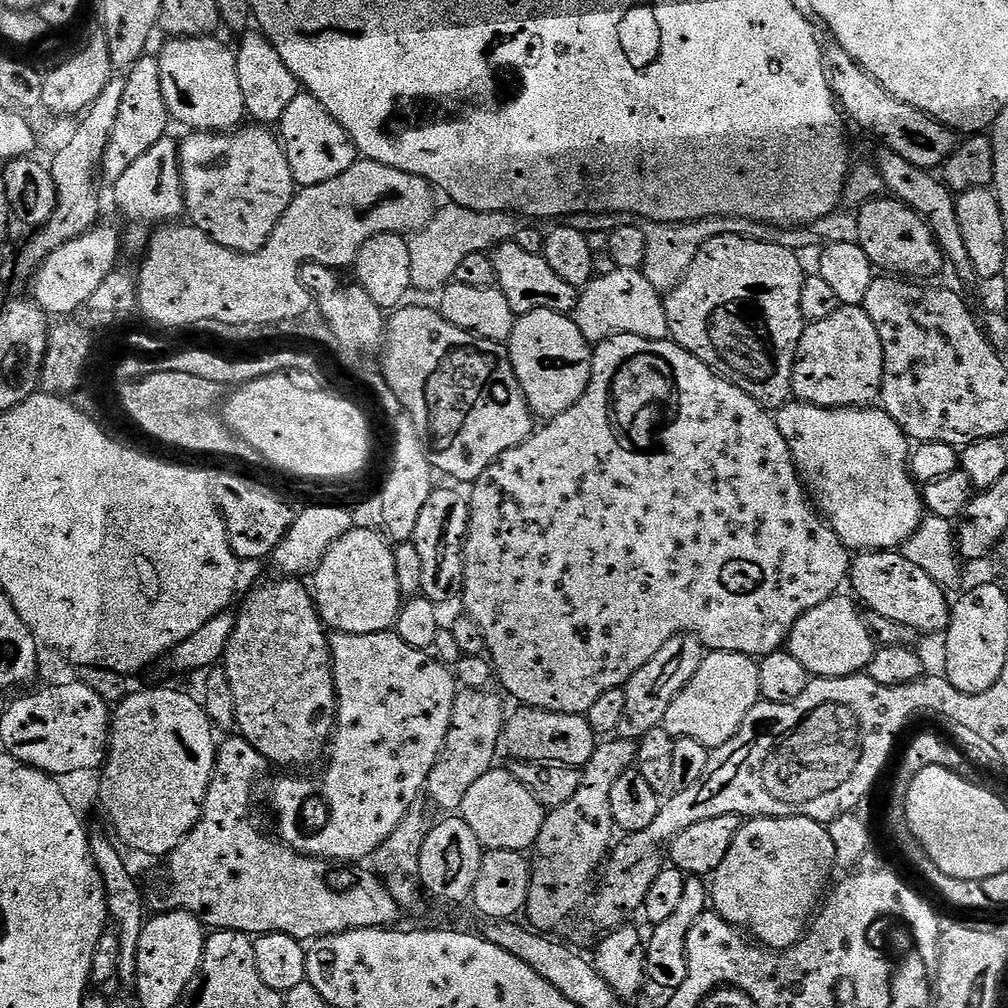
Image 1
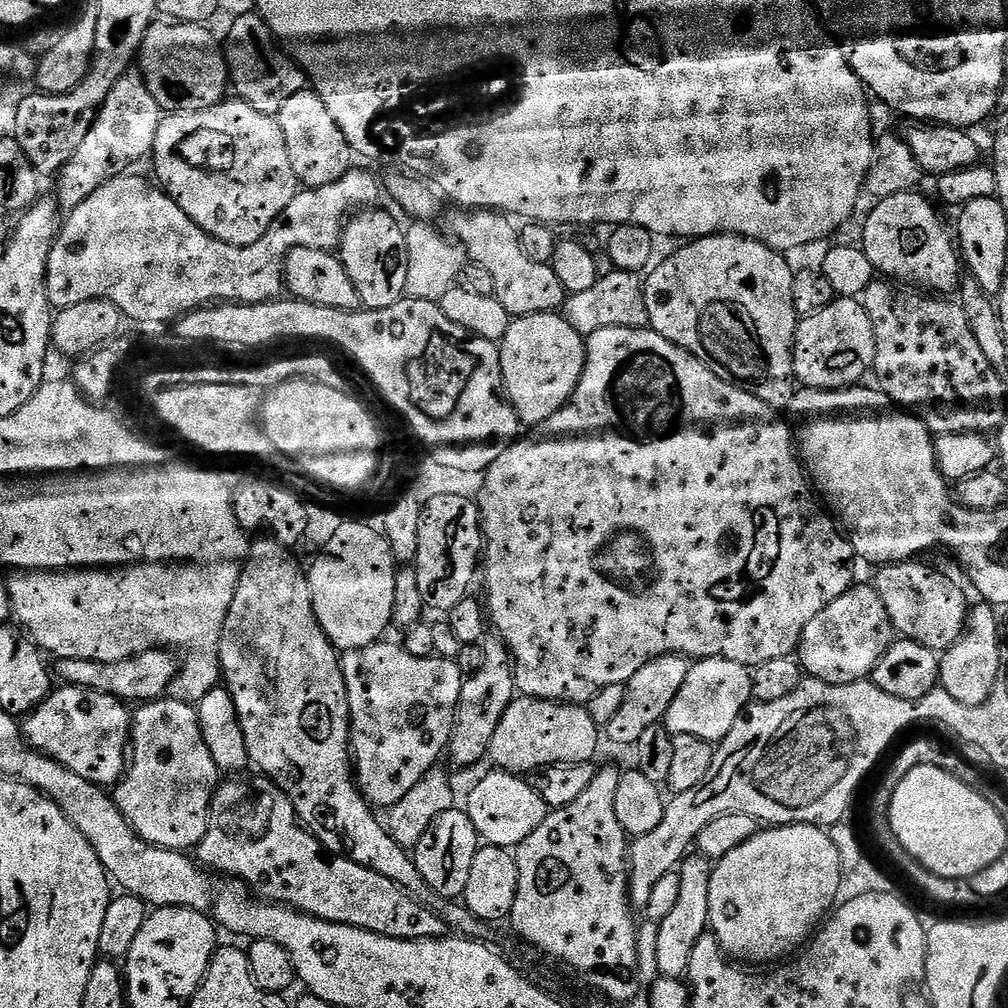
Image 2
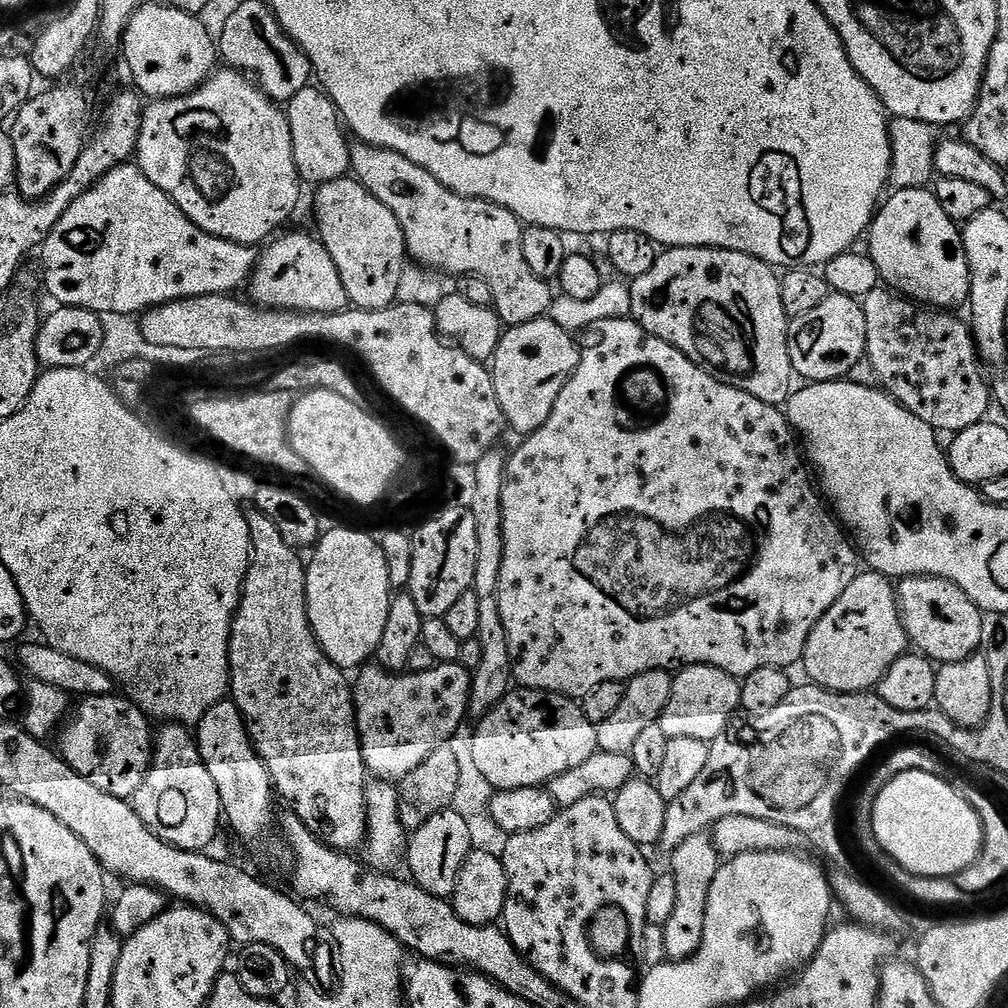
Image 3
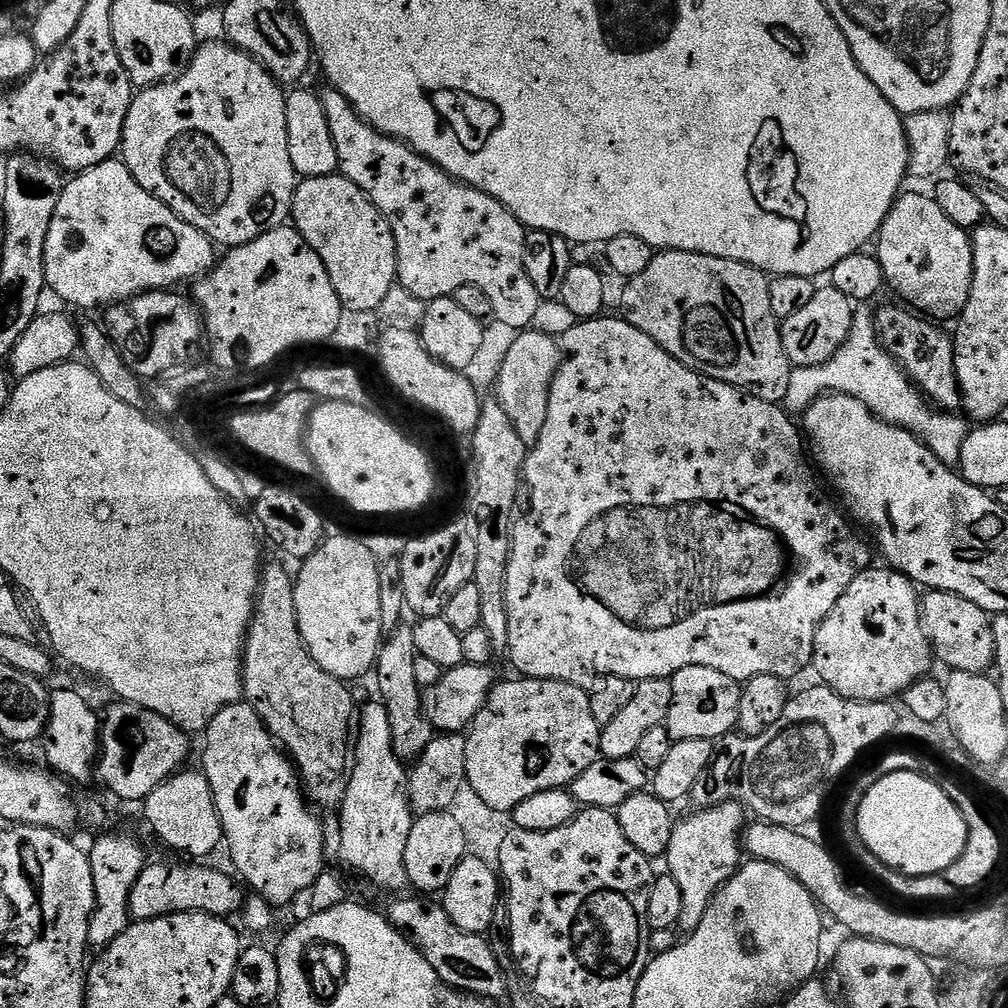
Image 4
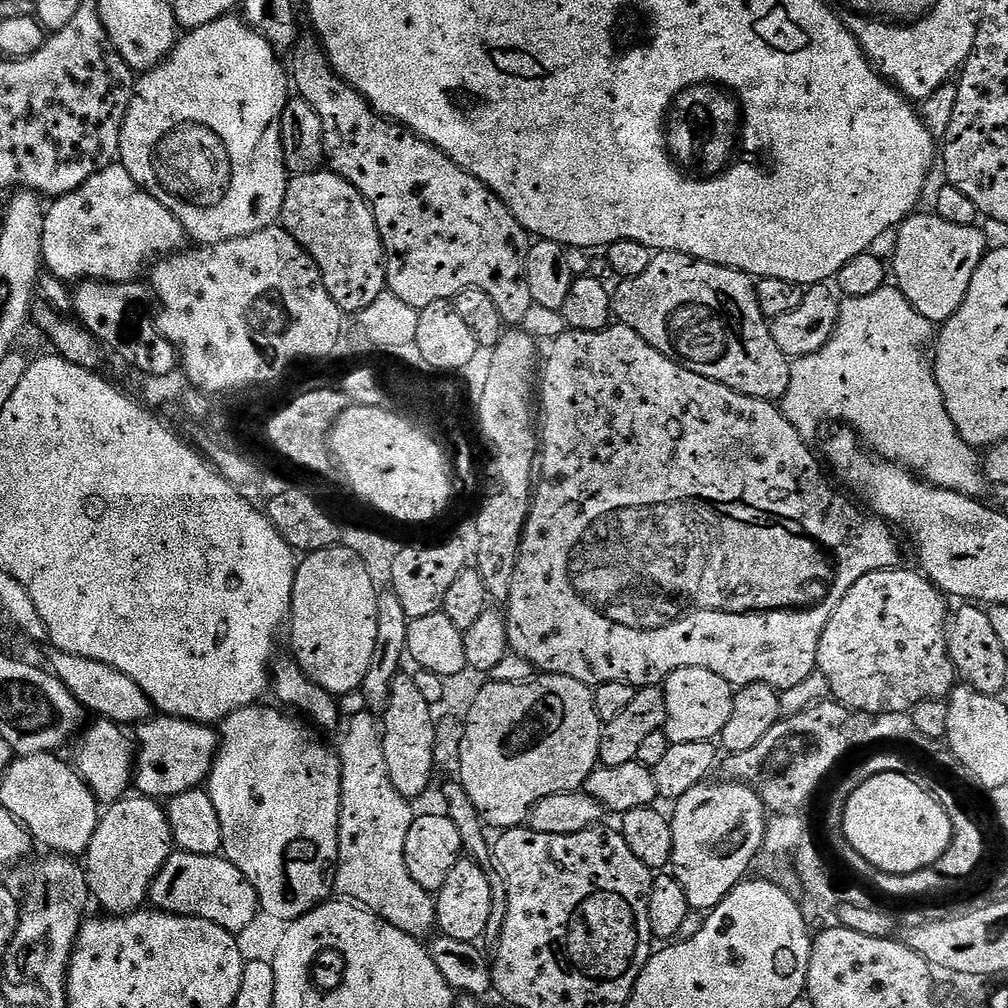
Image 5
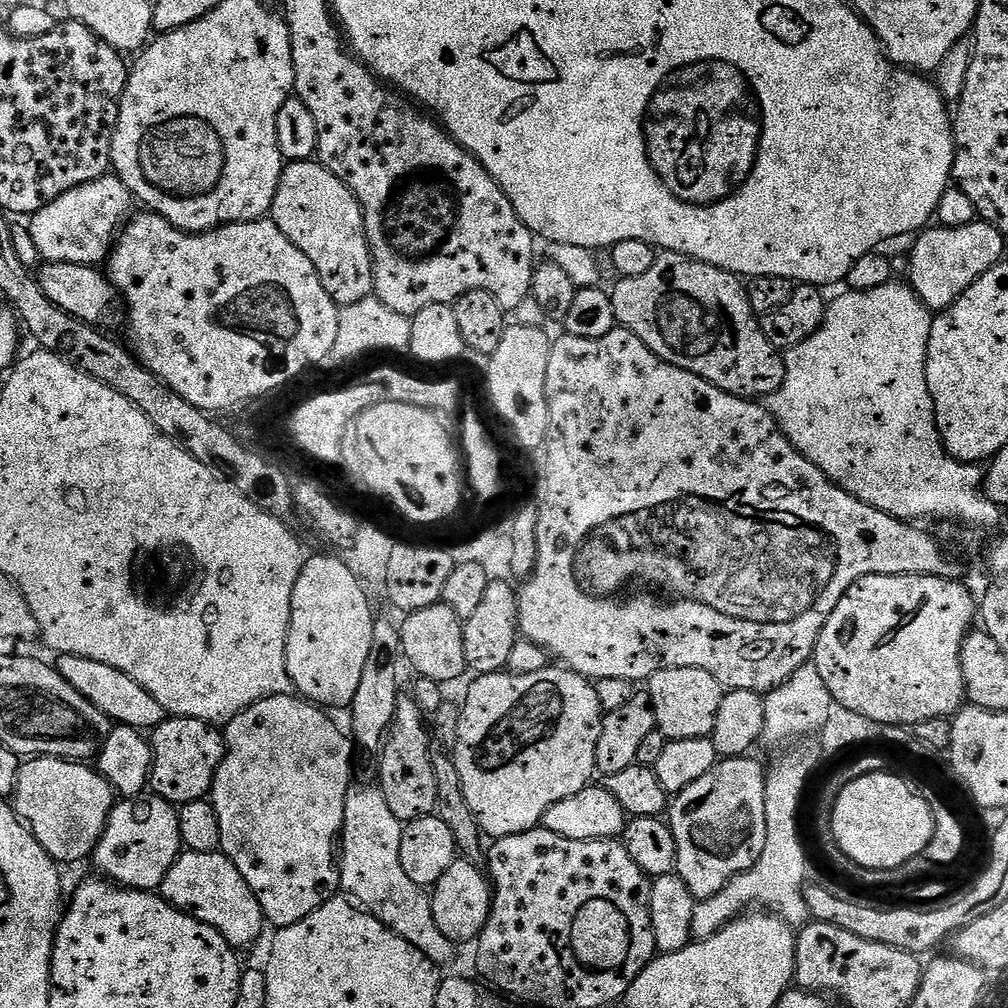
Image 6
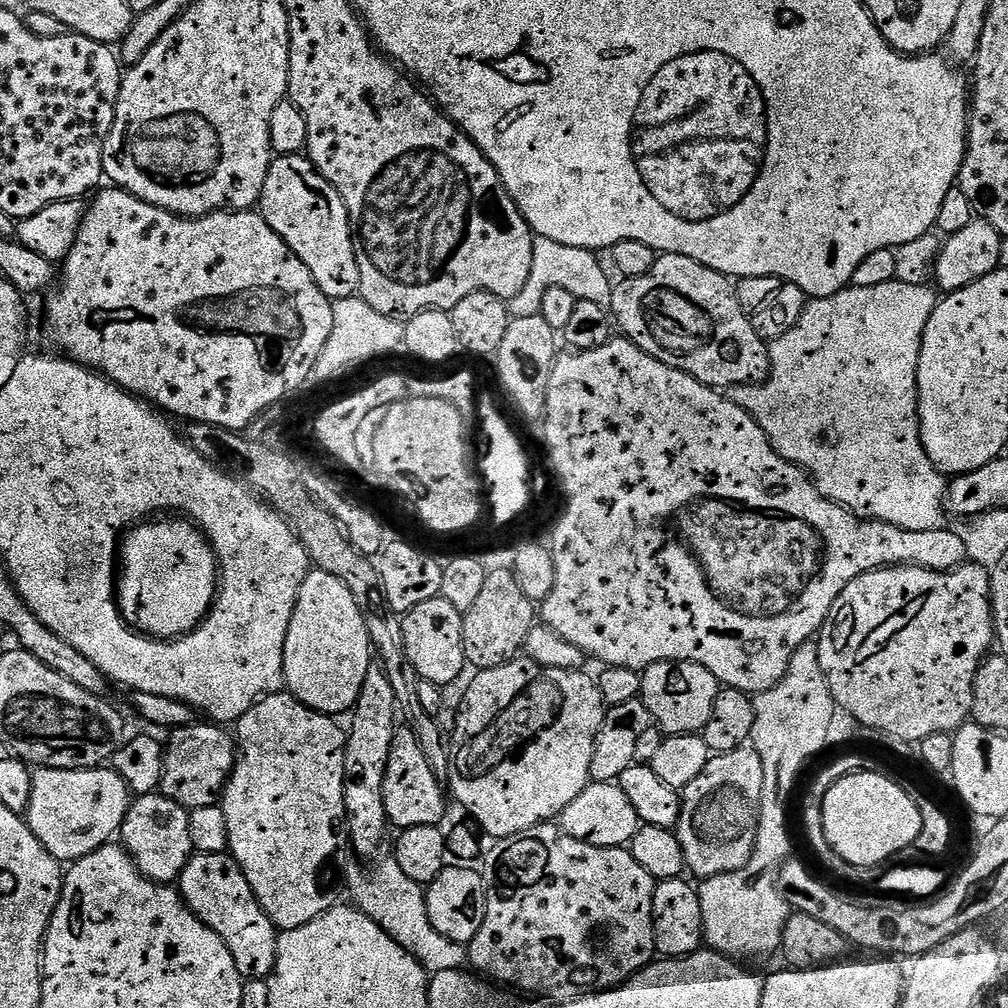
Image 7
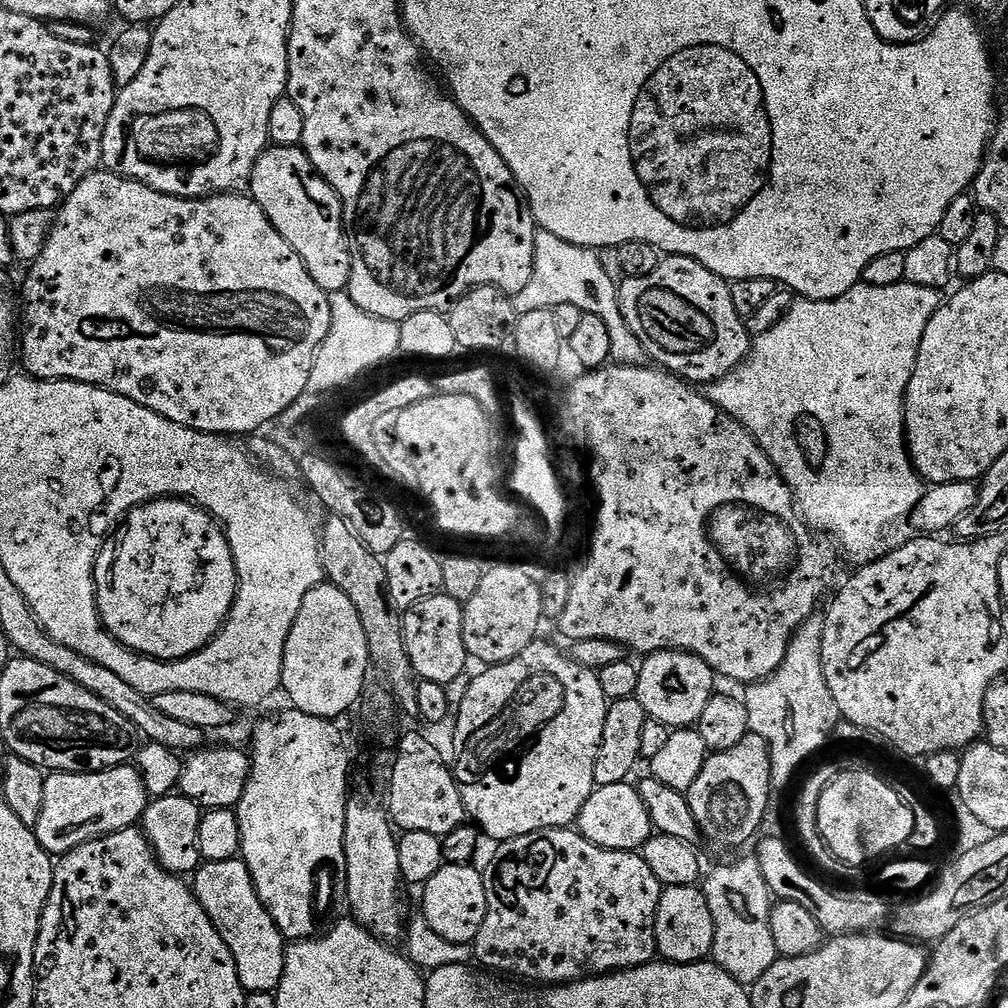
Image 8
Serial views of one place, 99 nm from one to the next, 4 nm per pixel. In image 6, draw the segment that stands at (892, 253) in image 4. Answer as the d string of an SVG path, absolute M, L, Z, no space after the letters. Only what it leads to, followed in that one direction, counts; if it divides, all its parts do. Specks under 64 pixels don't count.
M979 218L970 226L929 227L921 231L915 240L912 257L908 260L907 279L920 301L930 310L948 308L971 284L982 278L986 270L990 270L1005 259L1005 236L993 224L986 224Z

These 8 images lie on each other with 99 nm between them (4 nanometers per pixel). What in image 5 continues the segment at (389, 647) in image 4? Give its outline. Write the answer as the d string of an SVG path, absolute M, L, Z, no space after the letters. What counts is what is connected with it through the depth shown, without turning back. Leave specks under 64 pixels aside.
M397 674L388 687L388 702L383 705L382 737L387 773L394 789L409 802L416 799L428 788L432 780L432 770L436 766L434 758L434 736L437 721L432 716L433 705L422 698L415 679L411 675Z

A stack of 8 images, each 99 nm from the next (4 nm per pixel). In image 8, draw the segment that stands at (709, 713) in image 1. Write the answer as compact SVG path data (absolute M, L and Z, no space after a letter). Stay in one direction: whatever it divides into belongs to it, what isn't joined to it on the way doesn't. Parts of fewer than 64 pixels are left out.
M653 652L643 657L644 664L639 665L640 677L638 678L638 690L635 699L640 701L644 708L645 717L662 722L670 730L678 728L690 728L699 725L702 718L702 710L706 710L706 702L714 695L712 688L718 683L712 667L701 656L695 656L692 652Z

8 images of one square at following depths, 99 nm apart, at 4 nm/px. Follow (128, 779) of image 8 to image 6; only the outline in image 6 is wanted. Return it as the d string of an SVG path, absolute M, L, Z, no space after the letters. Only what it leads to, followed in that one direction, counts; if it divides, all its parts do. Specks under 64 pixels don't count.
M56 756L28 758L20 765L14 793L14 811L24 821L34 839L61 865L76 864L95 853L96 844L114 807L114 793L108 781L95 767L88 767L92 766L74 760L60 760Z

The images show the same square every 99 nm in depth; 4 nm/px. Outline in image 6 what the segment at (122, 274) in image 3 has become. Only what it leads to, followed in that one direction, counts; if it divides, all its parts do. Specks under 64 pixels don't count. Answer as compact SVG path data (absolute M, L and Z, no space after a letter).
M115 174L78 186L54 198L54 202L31 217L30 229L34 245L48 262L103 265L114 247L118 233L133 211L132 204L132 191Z

